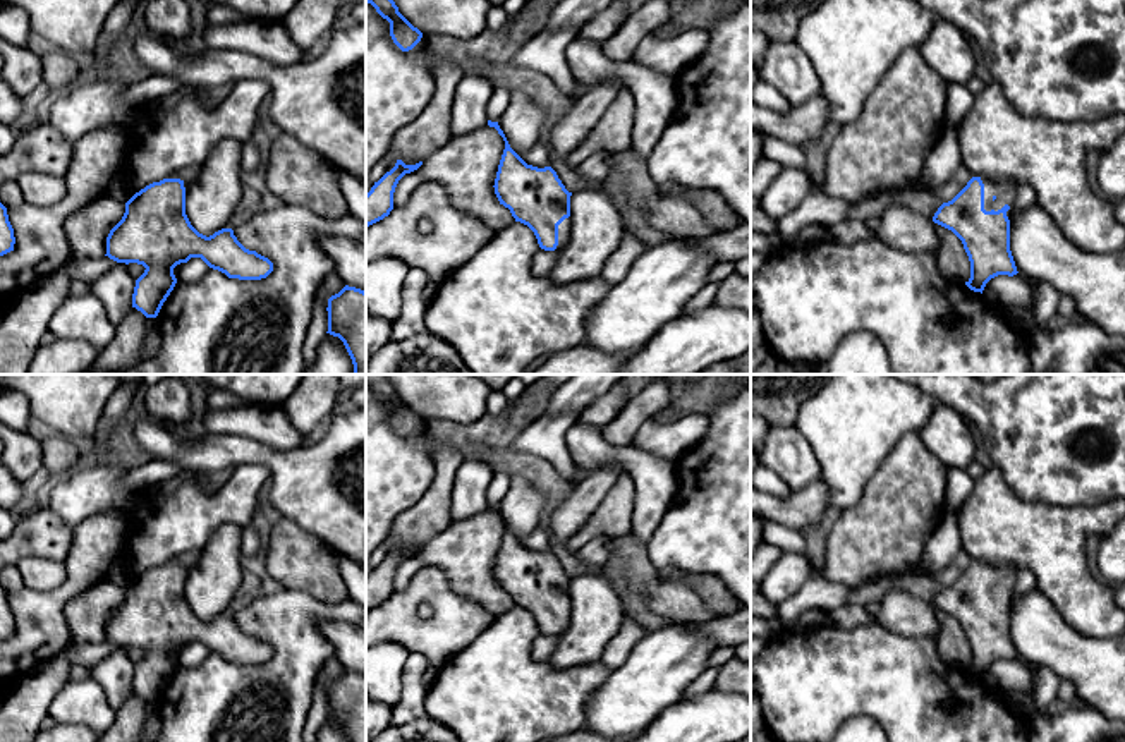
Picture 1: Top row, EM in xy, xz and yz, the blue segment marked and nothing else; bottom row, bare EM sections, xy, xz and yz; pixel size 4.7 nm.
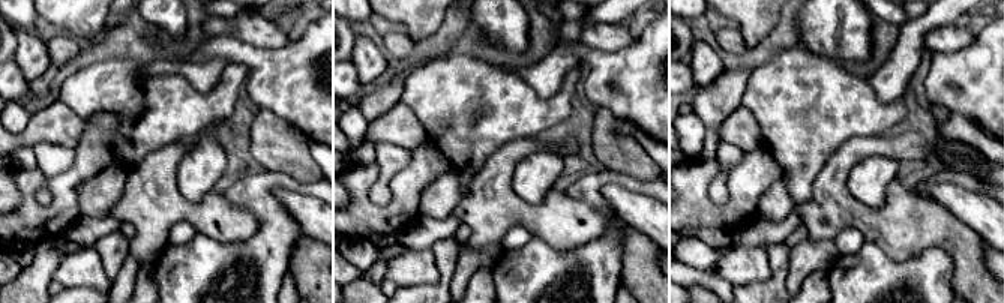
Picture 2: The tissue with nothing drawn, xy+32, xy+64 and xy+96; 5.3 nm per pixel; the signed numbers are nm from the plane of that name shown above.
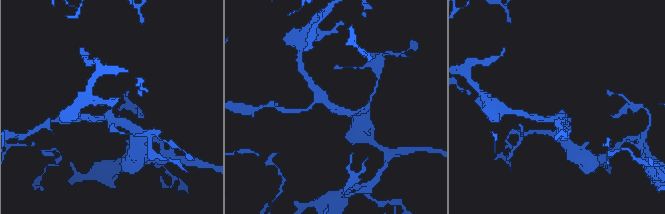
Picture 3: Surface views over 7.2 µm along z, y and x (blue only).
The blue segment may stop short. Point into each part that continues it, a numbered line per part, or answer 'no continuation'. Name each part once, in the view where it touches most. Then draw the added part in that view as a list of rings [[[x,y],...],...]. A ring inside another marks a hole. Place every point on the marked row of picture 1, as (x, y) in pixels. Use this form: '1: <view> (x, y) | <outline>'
1: yz (1005, 191) | [[[981,177],[981,180],[984,184],[984,210],[998,211],[1005,204],[1008,204],[1010,210],[1006,211],[1006,216],[1008,216],[1008,220],[1012,220],[1017,186],[1010,180],[994,180],[994,179],[988,179],[988,177]]]

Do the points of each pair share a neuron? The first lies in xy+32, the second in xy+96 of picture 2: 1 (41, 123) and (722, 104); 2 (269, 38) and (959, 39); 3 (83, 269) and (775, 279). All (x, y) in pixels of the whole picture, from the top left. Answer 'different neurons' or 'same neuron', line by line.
1: different neurons
2: same neuron
3: different neurons

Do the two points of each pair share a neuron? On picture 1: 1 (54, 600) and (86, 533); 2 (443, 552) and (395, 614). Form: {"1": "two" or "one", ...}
{"1": "one", "2": "two"}

